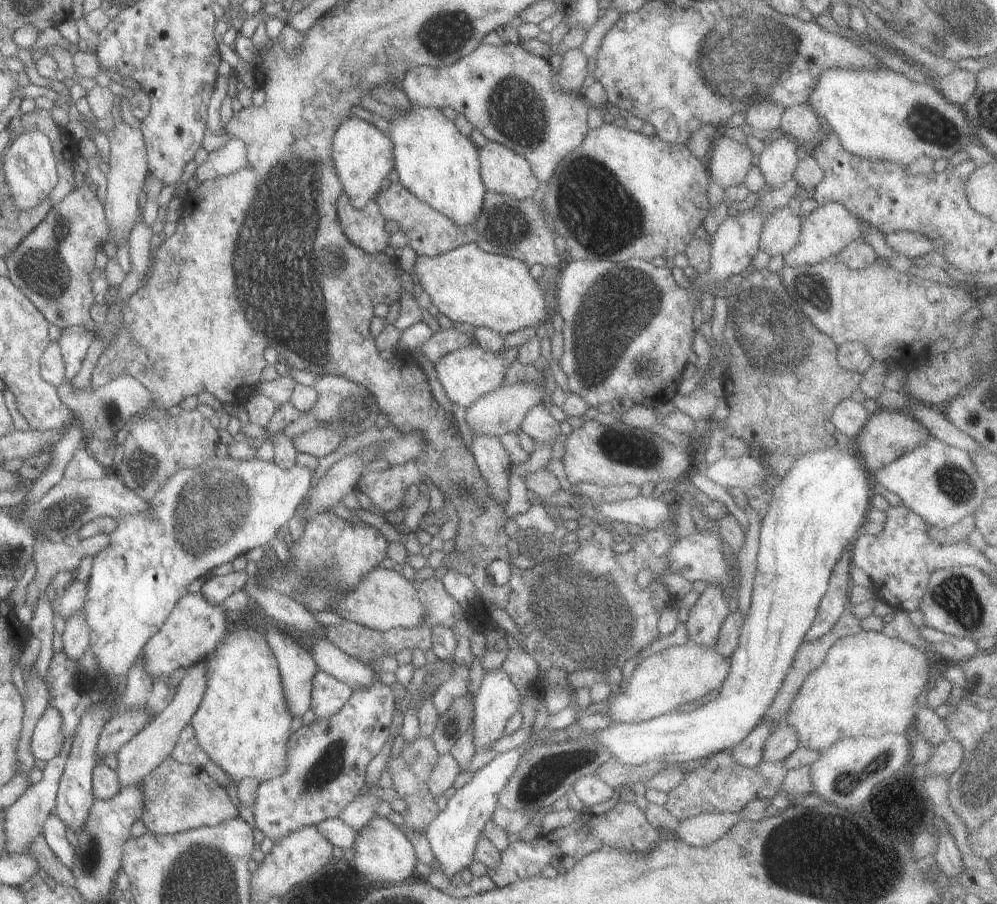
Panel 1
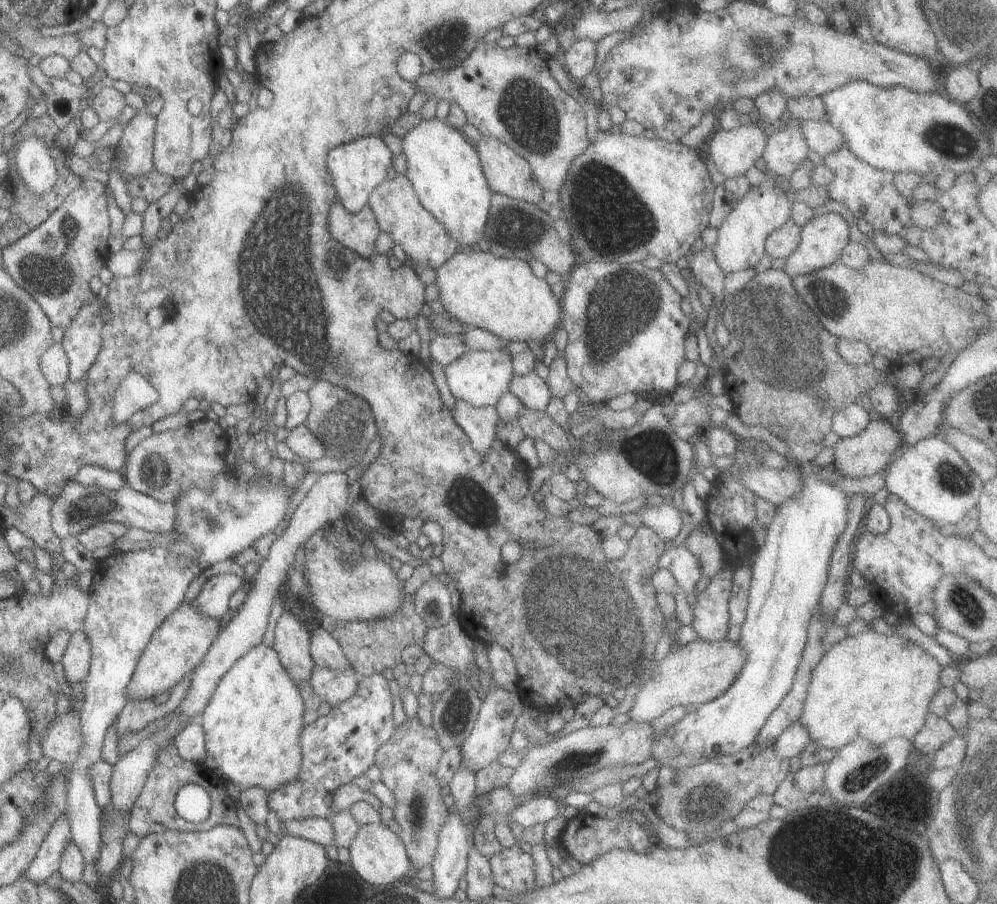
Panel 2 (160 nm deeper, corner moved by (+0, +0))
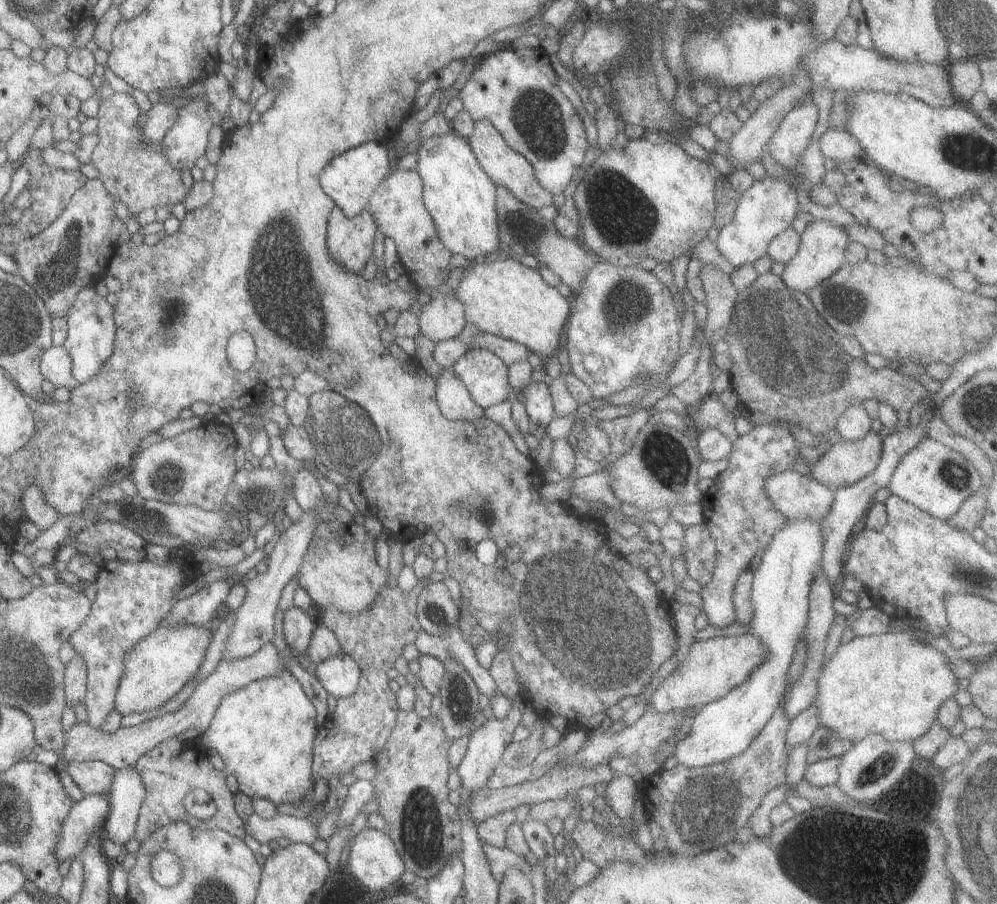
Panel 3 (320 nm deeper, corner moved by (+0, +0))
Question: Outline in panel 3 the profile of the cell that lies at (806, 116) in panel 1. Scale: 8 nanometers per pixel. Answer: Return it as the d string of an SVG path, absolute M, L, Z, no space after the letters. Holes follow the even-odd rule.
M829 129L819 136L818 147L828 165L851 158L862 160L863 149L851 134L843 129Z

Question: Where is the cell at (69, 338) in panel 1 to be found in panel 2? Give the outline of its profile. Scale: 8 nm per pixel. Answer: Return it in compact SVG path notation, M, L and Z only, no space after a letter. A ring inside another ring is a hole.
M93 297L63 328L60 340L68 360L68 380L78 381L93 364L101 348L100 332L104 322L99 316L103 300Z

